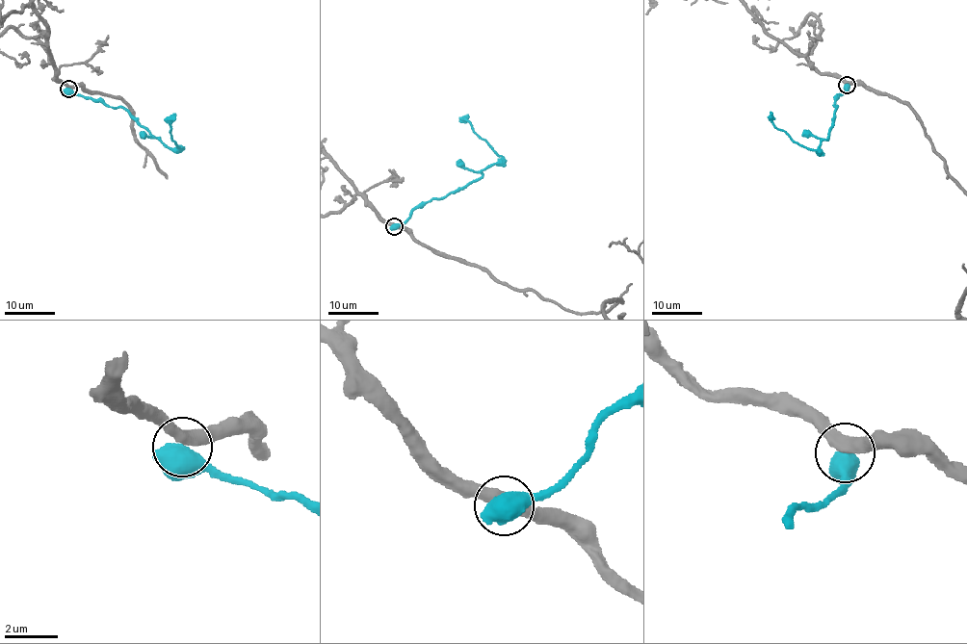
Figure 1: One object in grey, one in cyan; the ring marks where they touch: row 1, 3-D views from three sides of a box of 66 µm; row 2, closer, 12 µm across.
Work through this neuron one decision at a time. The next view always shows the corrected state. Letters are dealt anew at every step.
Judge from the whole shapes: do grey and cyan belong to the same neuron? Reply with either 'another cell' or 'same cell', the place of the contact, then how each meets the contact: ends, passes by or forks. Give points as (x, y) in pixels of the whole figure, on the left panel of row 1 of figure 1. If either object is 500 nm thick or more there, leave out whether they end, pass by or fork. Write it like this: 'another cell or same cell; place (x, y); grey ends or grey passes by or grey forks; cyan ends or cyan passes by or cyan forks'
another cell; place (68, 89)

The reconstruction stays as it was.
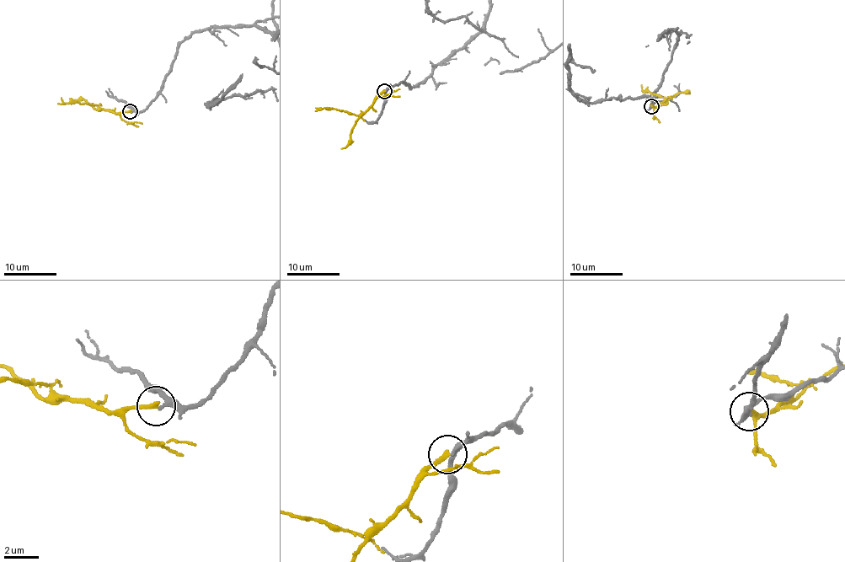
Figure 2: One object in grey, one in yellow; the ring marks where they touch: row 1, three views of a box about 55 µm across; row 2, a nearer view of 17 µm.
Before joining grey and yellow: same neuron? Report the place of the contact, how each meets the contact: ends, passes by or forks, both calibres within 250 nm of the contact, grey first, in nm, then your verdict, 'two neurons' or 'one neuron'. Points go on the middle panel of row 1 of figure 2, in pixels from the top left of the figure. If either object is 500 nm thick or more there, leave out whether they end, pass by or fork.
at (384, 91); grey passes by; yellow ends there; 200 nm thick on the grey side, 280 nm on the other; two neurons

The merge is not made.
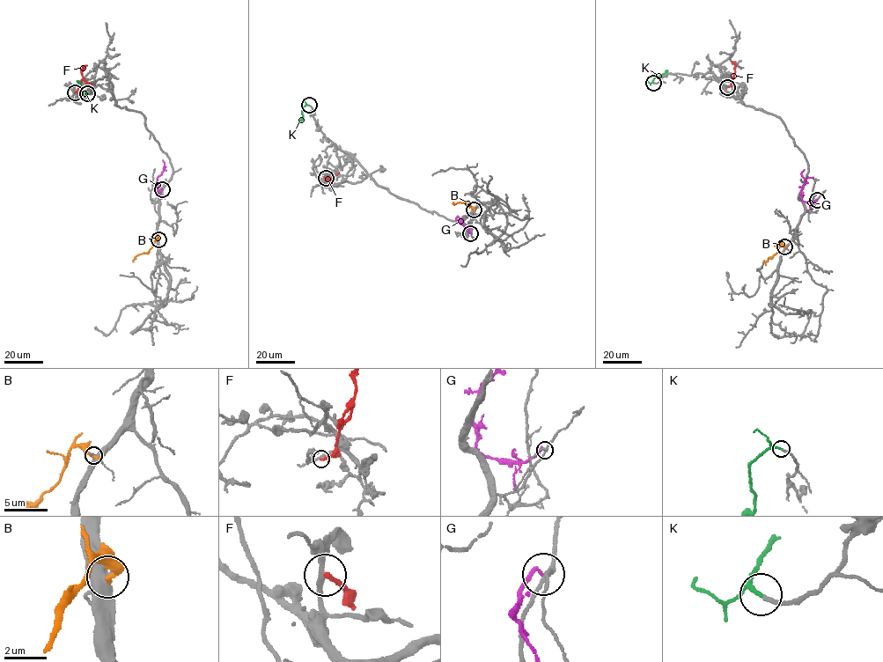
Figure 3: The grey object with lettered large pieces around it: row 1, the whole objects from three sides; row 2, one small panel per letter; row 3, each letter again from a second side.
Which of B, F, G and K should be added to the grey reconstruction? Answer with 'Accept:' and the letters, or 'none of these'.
Accept: K

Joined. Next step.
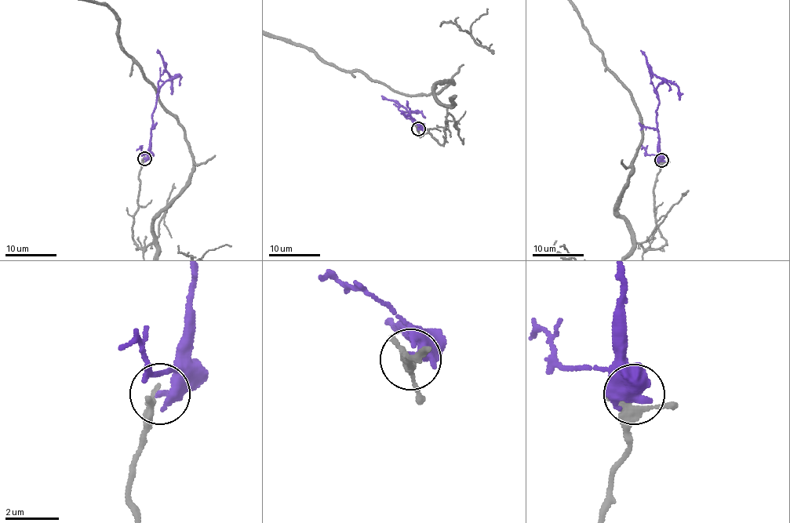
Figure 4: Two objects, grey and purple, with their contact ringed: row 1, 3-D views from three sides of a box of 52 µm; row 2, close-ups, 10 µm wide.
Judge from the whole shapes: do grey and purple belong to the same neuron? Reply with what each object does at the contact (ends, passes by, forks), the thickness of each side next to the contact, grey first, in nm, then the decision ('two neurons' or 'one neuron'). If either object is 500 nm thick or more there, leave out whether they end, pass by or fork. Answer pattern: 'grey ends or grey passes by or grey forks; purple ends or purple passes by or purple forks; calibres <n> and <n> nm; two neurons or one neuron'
grey passes by; purple ends; calibres 240 and 480 nm; two neurons

